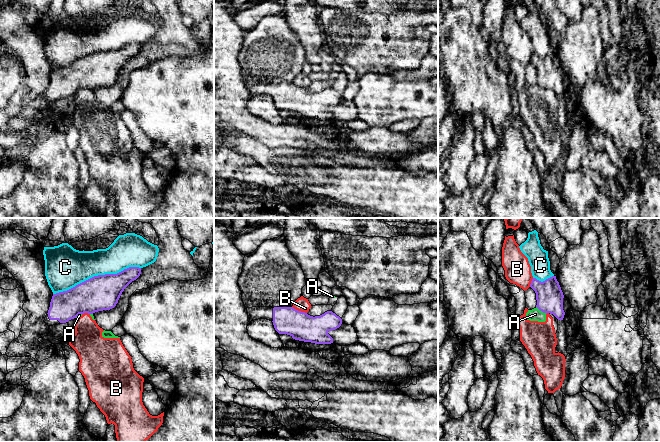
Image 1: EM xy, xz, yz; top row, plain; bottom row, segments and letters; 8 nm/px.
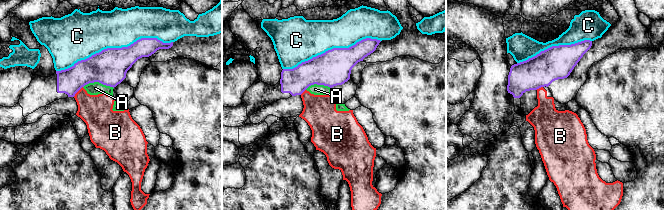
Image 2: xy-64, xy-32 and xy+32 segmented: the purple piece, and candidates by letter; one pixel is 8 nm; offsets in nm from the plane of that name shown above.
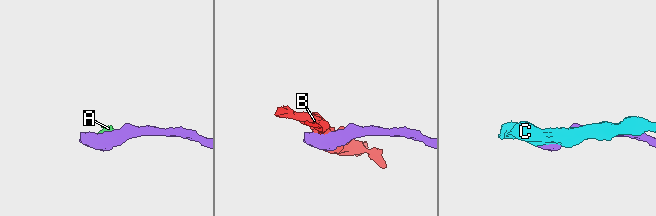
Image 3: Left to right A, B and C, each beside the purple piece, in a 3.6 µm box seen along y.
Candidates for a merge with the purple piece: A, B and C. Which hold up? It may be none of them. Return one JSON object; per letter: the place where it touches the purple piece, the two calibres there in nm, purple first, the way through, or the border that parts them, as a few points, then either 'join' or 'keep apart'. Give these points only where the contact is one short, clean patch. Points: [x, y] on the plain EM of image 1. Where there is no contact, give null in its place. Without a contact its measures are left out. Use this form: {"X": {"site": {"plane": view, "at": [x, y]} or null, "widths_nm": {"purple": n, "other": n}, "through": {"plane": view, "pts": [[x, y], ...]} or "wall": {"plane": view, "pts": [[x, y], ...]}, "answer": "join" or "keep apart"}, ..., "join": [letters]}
{"A": {"site": {"plane": "yz", "at": [541, 86]}, "widths_nm": {"purple": 220, "other": 100}, "wall": {"plane": "yz", "pts": [[536, 82], [546, 89]]}, "answer": "keep apart"}, "B": {"site": {"plane": "xz", "at": [299, 87]}, "widths_nm": {"purple": 220, "other": 120}, "wall": {"plane": "xz", "pts": [[292, 82], [306, 89]]}, "answer": "keep apart"}, "C": {"site": {"plane": "xy", "at": [96, 52]}, "widths_nm": {"purple": 280, "other": 320}, "answer": "keep apart"}, "join": []}

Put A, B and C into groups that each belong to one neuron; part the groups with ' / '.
A B / C

